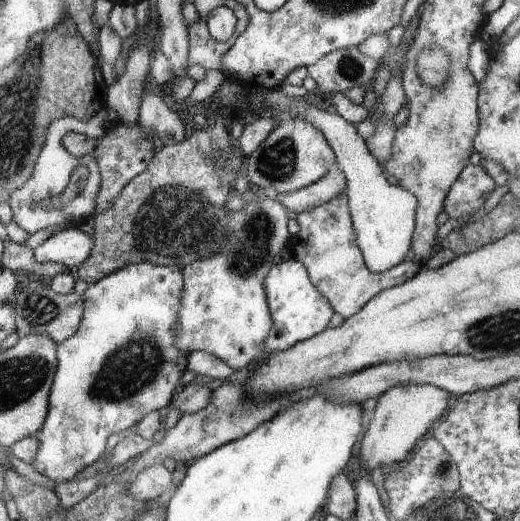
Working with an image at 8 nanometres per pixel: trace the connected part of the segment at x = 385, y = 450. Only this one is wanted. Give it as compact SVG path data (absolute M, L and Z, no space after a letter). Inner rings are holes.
M398 385L378 397L374 418L368 424L360 446L359 460L370 474L374 468L401 463L428 428L448 412L453 396L438 385Z

